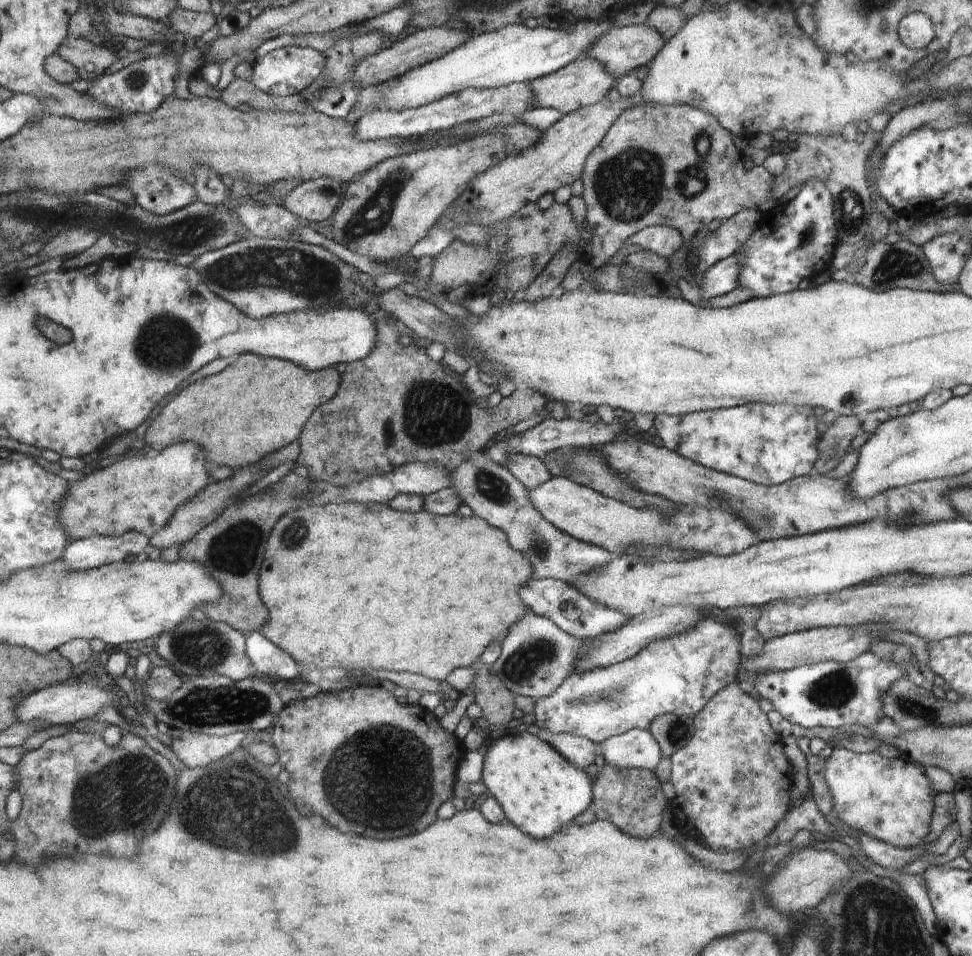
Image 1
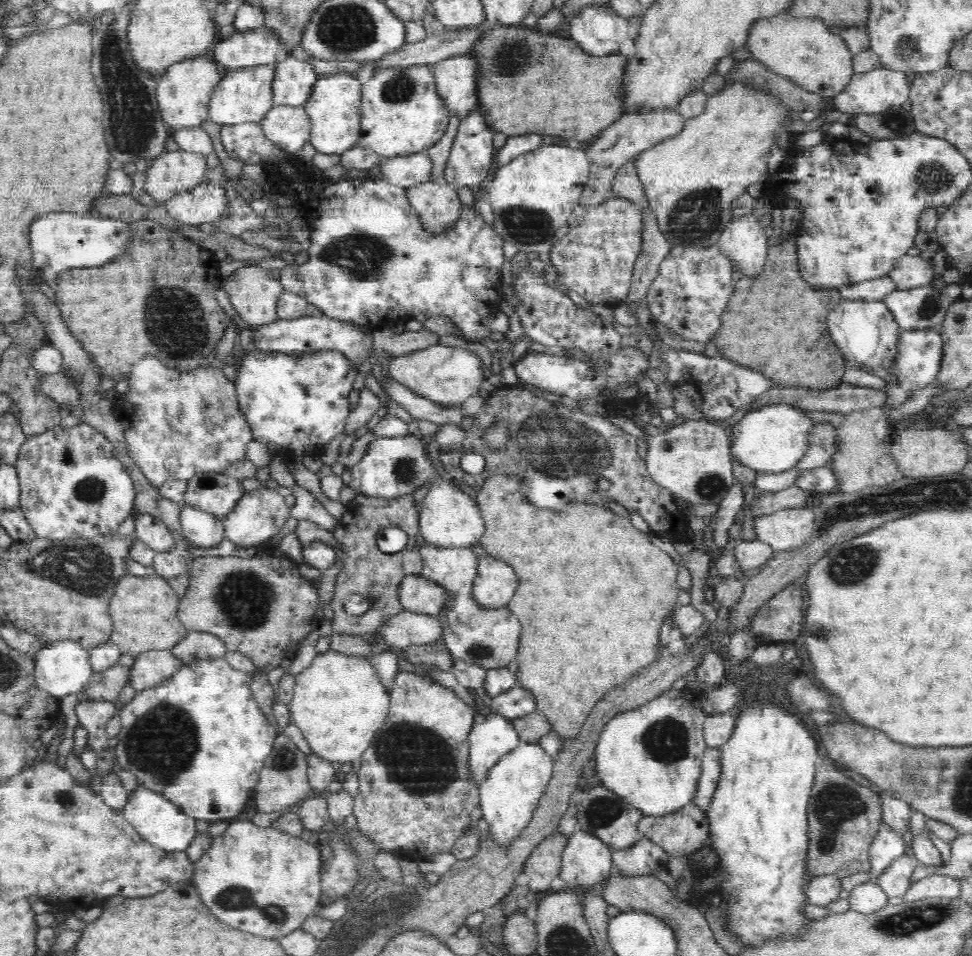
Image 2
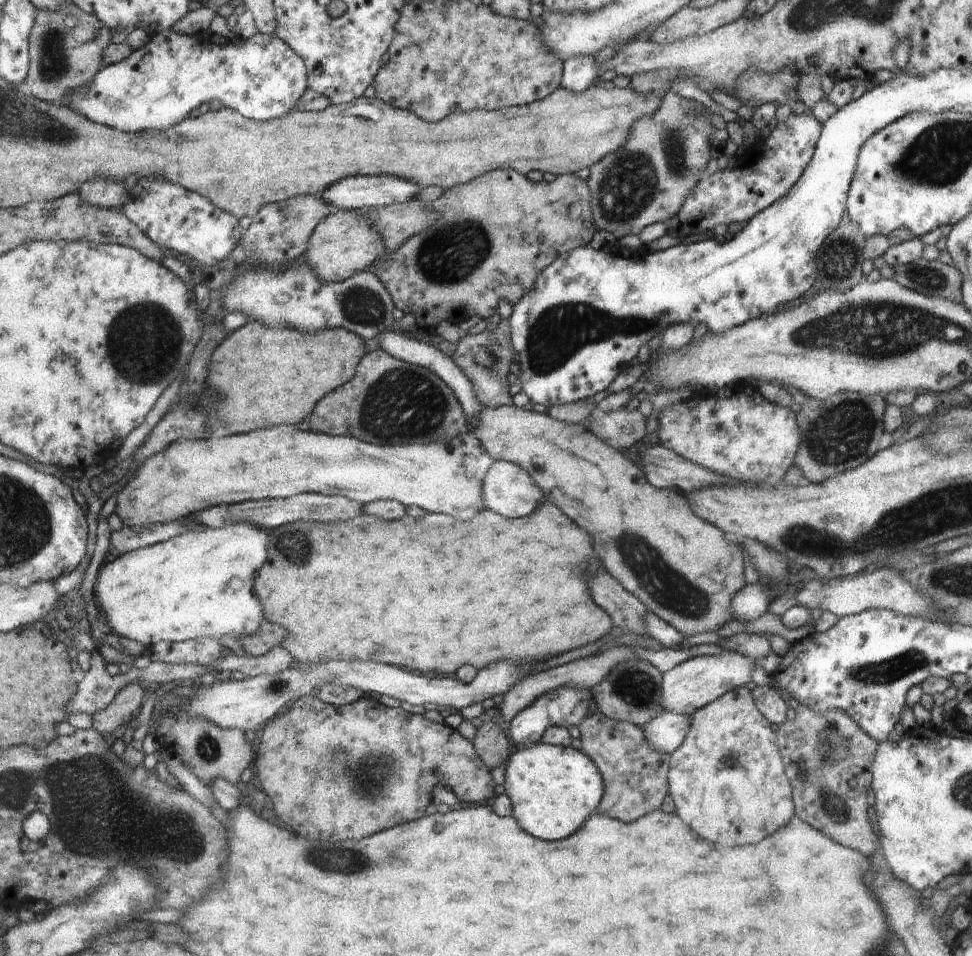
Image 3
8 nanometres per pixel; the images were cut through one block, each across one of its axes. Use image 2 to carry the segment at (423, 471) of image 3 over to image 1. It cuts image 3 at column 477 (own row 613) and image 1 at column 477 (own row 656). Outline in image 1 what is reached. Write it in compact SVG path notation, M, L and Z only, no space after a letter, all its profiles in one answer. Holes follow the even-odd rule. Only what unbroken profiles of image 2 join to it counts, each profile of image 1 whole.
M485 451L464 461L451 472L451 477L452 488L458 491L461 502L472 509L474 516L507 533L511 547L531 560L536 578L553 578L573 584L579 574L605 567L611 561L611 552L575 539L544 518L528 498L528 488L506 466L492 462Z

